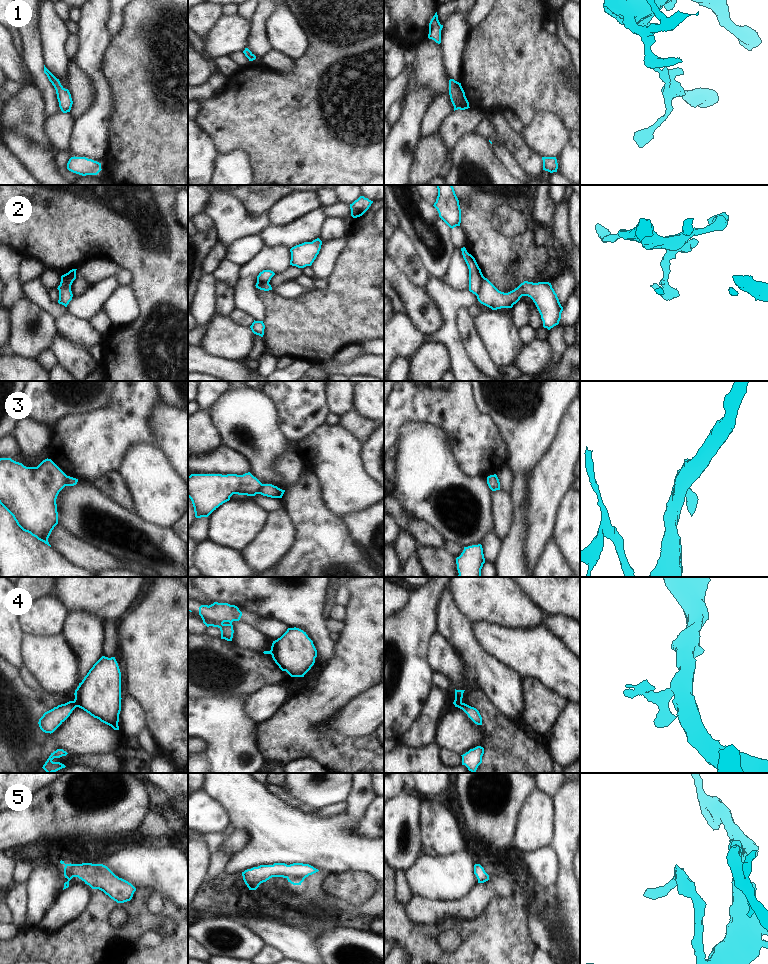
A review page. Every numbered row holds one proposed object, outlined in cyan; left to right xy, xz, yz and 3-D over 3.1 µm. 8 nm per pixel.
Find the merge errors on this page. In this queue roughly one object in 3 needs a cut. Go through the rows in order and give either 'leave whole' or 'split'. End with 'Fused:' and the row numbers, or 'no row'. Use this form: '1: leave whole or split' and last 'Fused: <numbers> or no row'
1: leave whole
2: split
3: split
4: split
5: leave whole
Fused: 2, 3, 4

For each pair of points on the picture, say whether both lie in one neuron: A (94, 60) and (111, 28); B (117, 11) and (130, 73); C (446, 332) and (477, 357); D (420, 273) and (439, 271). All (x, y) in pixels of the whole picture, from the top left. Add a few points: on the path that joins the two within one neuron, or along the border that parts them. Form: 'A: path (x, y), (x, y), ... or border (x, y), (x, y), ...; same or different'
A: border (111, 11), (104, 24), (104, 28), (110, 38); different
B: border (124, 10), (122, 25), (111, 39); different
C: border (458, 323), (458, 332), (465, 352), (476, 366); different
D: border (417, 251), (424, 268), (430, 274); different

